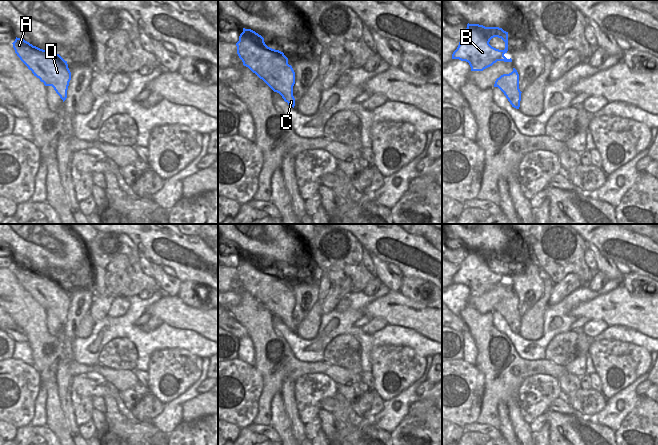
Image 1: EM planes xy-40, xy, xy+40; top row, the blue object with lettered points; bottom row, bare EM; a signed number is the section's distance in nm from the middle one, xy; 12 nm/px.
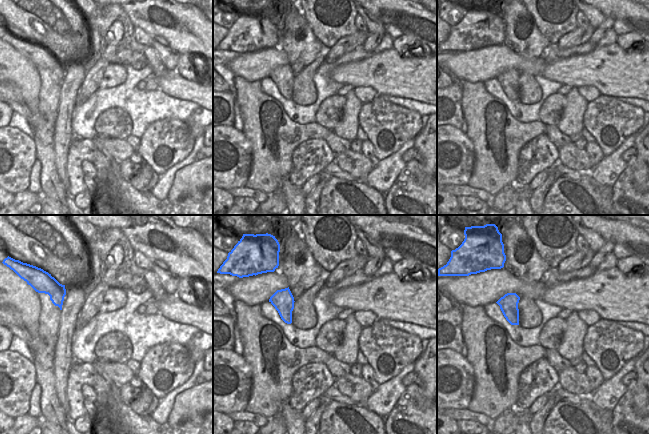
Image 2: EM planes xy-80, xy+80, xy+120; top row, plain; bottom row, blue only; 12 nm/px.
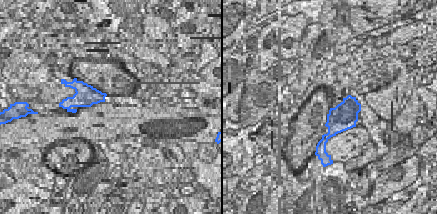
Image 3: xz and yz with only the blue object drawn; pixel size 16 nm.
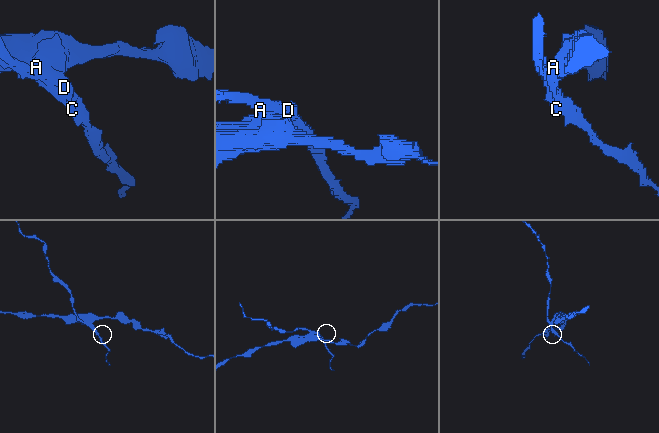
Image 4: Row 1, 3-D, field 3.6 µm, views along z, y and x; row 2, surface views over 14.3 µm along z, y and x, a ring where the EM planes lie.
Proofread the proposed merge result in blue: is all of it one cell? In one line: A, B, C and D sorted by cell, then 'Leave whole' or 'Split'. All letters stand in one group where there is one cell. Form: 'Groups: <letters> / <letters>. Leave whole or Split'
Groups: A B / C D. Split

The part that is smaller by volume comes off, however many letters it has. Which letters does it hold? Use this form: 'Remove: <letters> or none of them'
Remove: C, D

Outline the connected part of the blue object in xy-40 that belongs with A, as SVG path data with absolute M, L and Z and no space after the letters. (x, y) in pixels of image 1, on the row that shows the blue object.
M16 37L15 41L12 44L15 53L24 64L28 63L29 61L34 61L40 57L46 59L54 55L53 51L40 49L22 38Z

